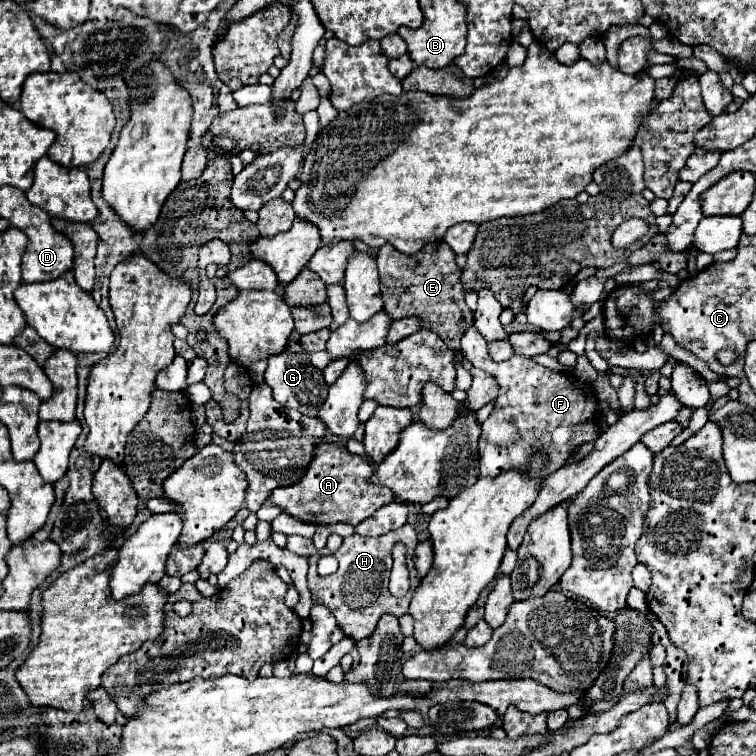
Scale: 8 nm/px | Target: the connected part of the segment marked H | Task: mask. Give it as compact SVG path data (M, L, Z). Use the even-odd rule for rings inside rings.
M405 524L403 528L383 534L379 538L365 538L359 534L347 536L341 544L341 548L333 554L339 560L339 570L337 574L325 576L321 578L317 574L317 558L321 556L321 552L317 552L317 548L313 546L311 538L303 538L303 536L289 536L287 540L287 550L301 554L301 556L309 556L309 588L313 594L313 600L327 606L331 610L331 614L337 618L339 628L353 640L361 640L361 638L369 638L375 632L375 626L379 622L379 618L383 614L391 614L391 616L403 616L409 608L409 600L413 596L413 592L417 590L419 584L419 574L415 570L415 564L411 560L411 554L417 546L417 536L415 530ZM397 540L403 540L403 544L407 546L407 568L411 574L411 588L403 598L395 598L391 596L387 584L389 584L389 574L391 574L391 548Z

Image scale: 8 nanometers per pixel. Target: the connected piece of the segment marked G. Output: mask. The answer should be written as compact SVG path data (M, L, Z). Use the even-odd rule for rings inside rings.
M289 342L289 346L269 358L269 366L265 370L265 384L273 390L273 398L287 408L299 410L305 416L317 416L325 398L327 398L327 382L323 380L323 372L313 368L309 362L309 354L301 348L299 342Z

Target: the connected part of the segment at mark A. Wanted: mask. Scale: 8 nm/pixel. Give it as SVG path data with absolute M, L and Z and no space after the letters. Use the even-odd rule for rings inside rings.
M323 442L317 444L315 458L309 464L305 476L295 486L275 488L269 496L269 502L299 522L311 524L343 522L357 526L359 522L369 518L369 514L375 514L375 510L393 500L393 492L389 488L373 484L369 480L371 474L373 466L363 456L351 456L345 446Z

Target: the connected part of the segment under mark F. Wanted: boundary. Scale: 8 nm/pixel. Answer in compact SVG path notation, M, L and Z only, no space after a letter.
M469 328L461 338L461 352L475 368L495 376L499 386L493 412L481 424L481 476L495 478L509 470L521 470L527 476L529 458L541 450L547 454L547 464L539 472L539 478L543 480L547 474L559 470L581 444L595 442L595 438L599 438L599 416L595 416L597 396L591 384L581 382L567 372L553 372L539 366L533 358L521 355L514 355L511 360L493 362L487 352L487 342L475 328Z

